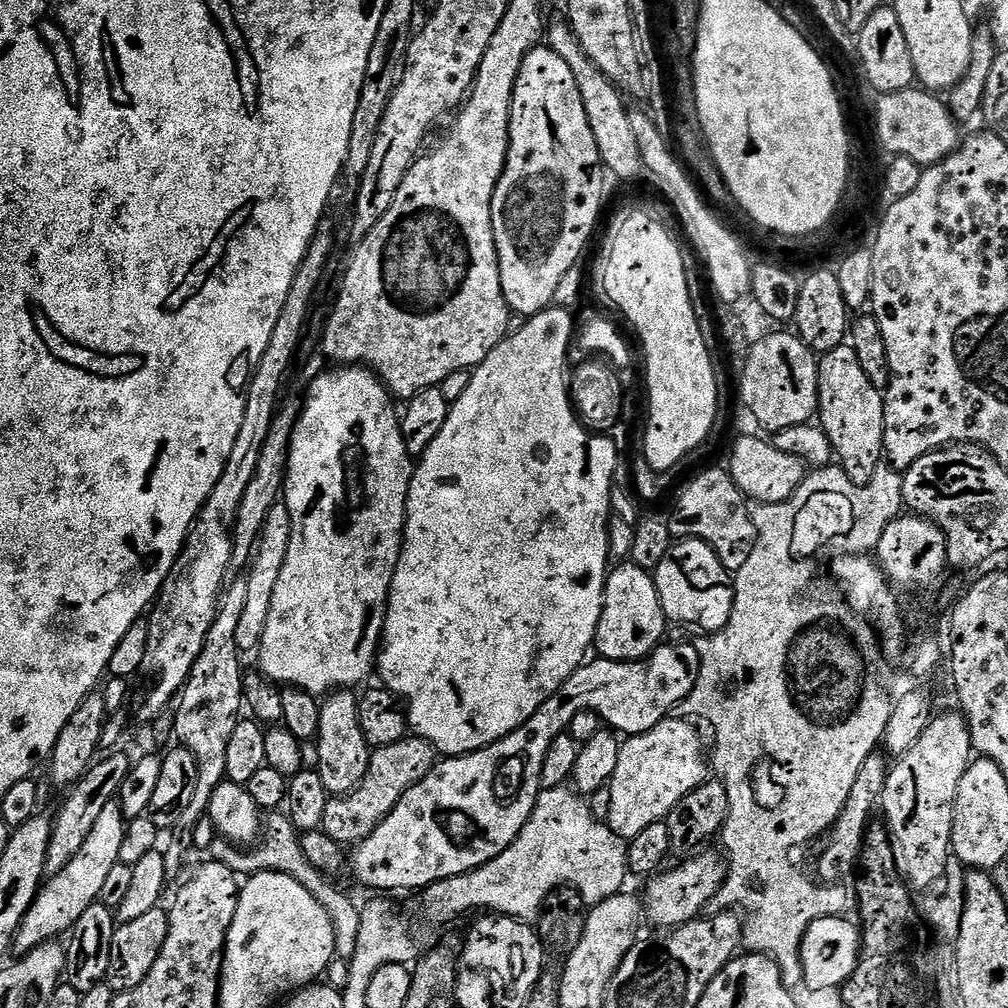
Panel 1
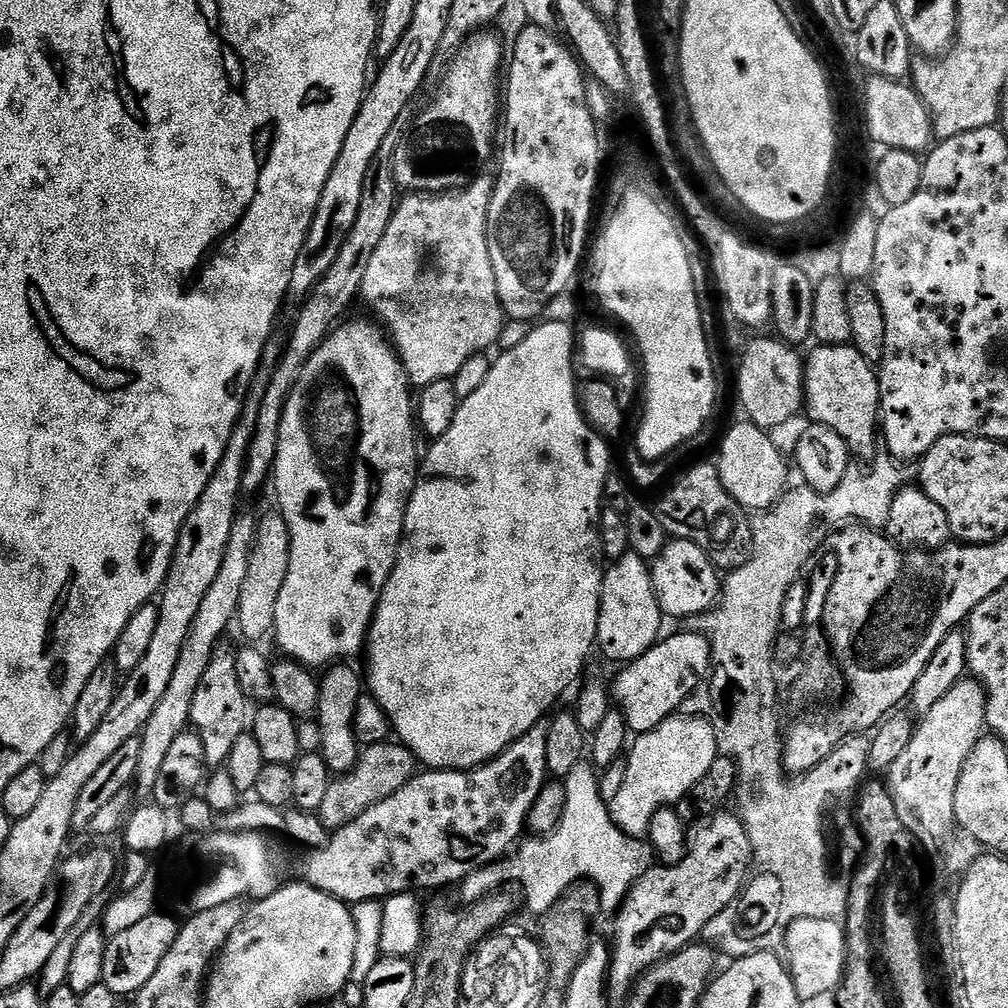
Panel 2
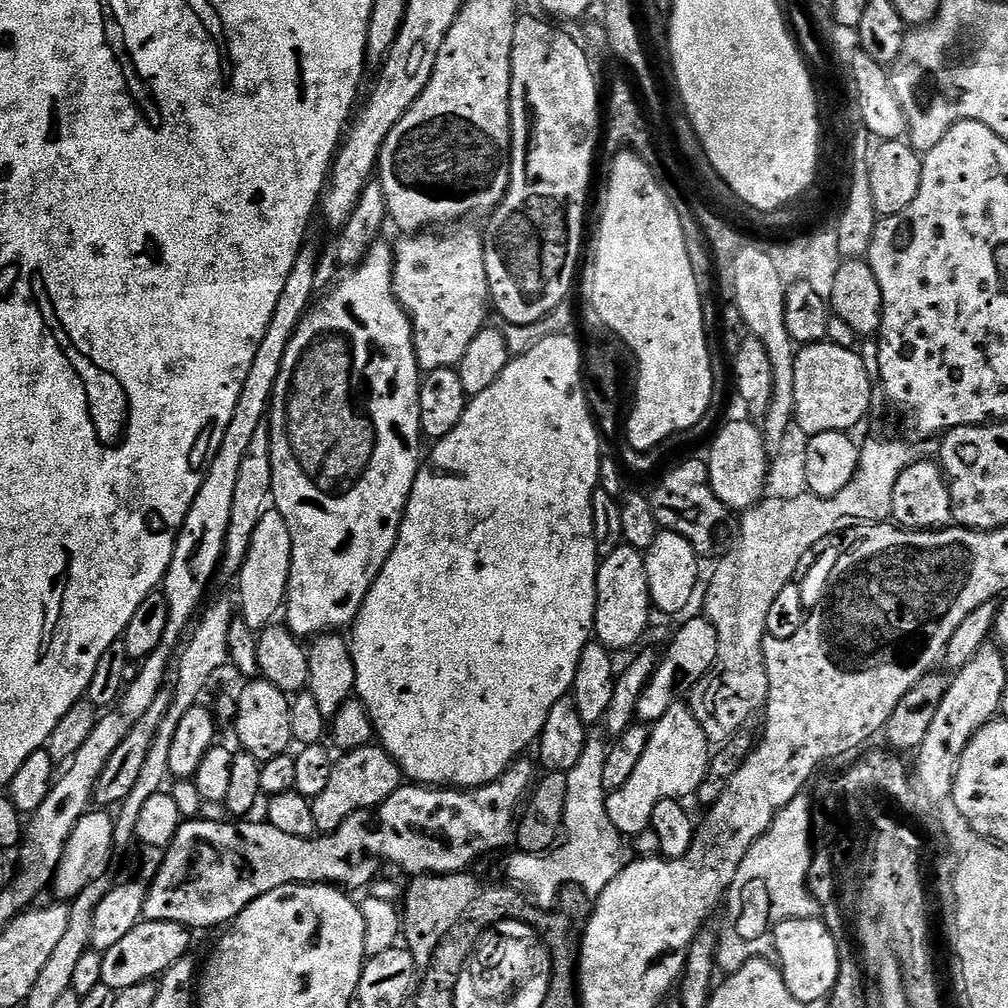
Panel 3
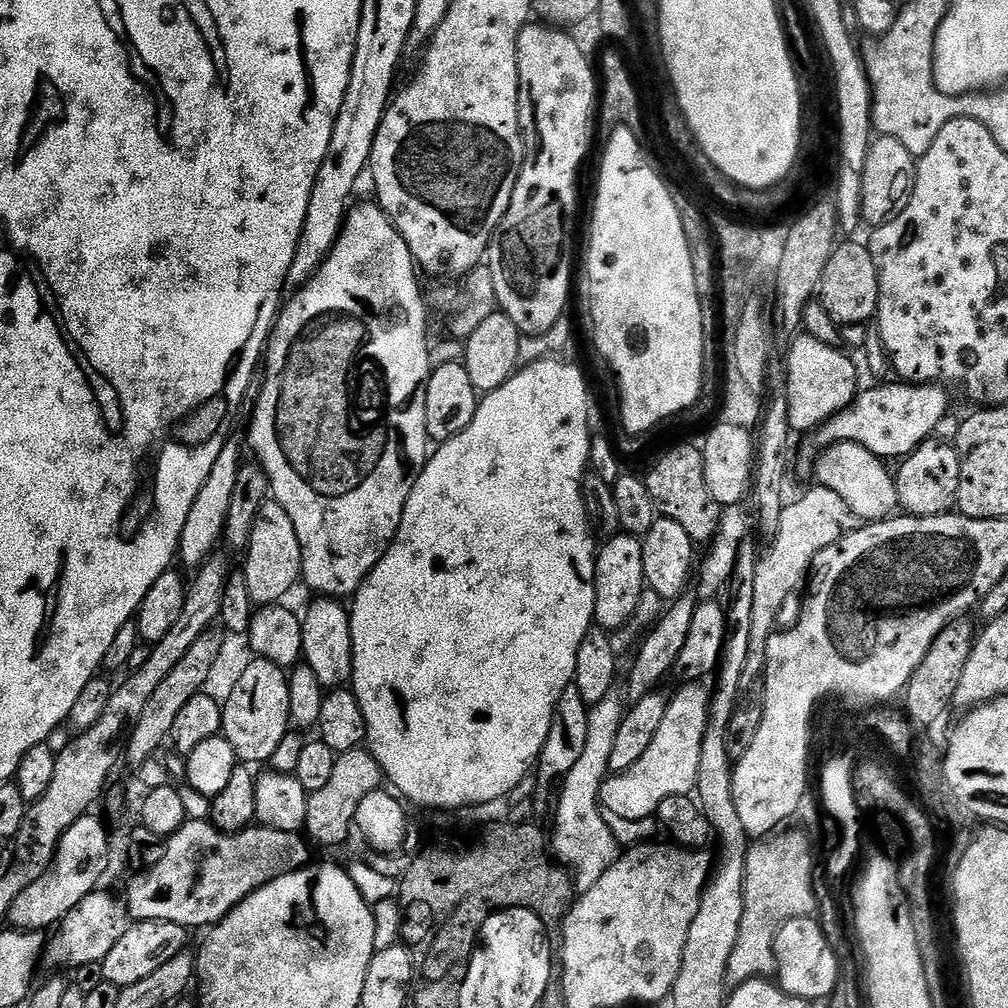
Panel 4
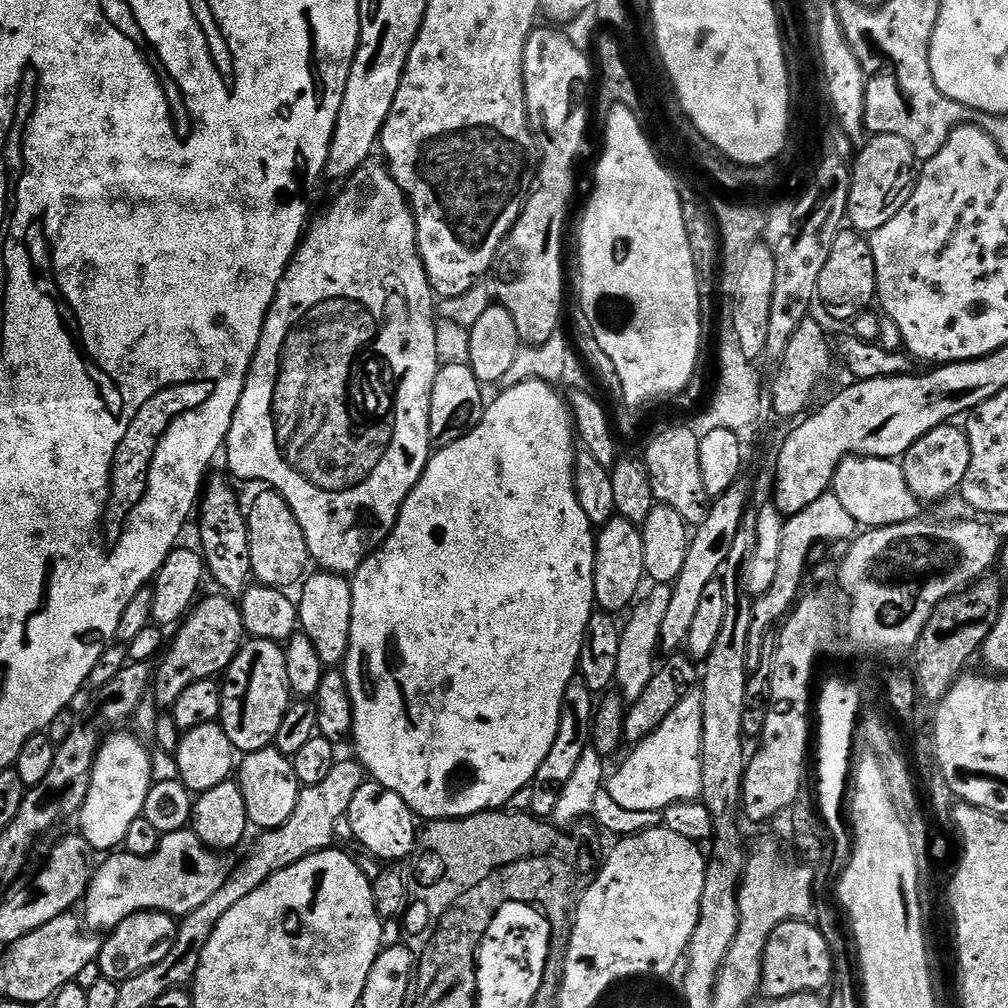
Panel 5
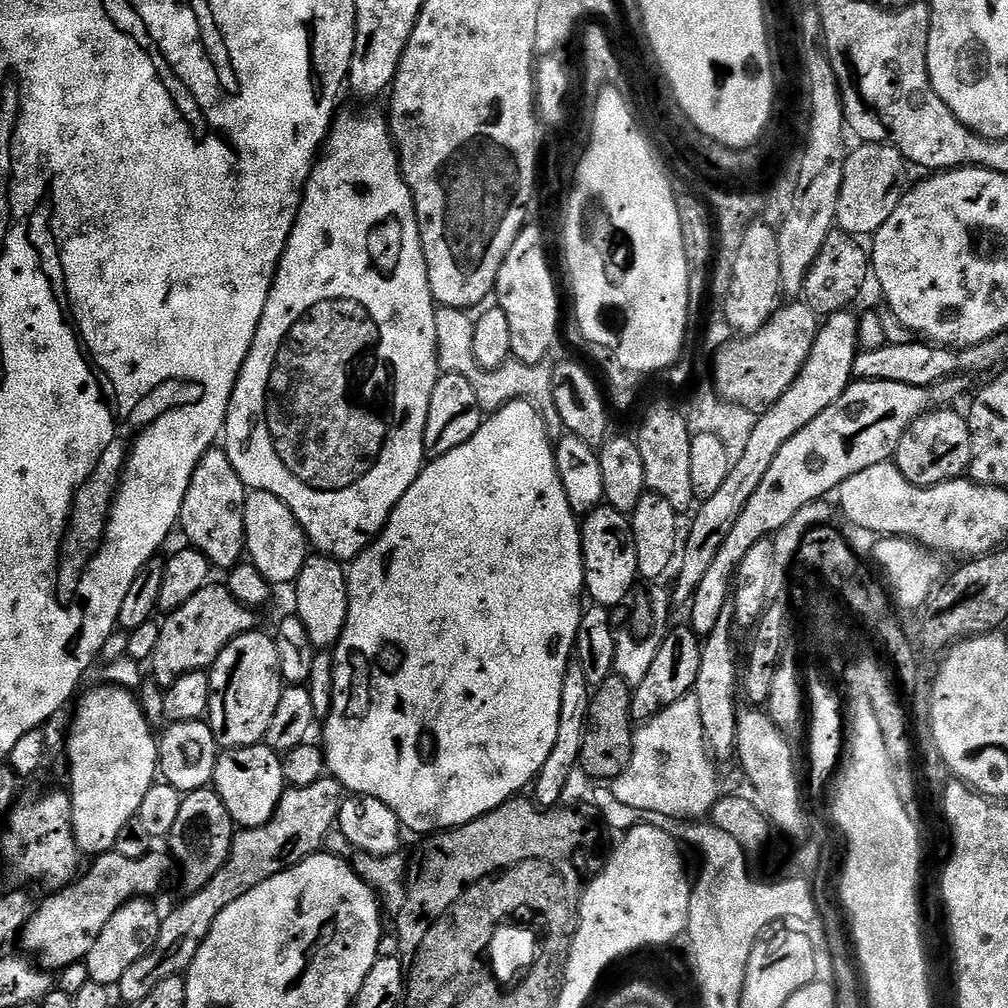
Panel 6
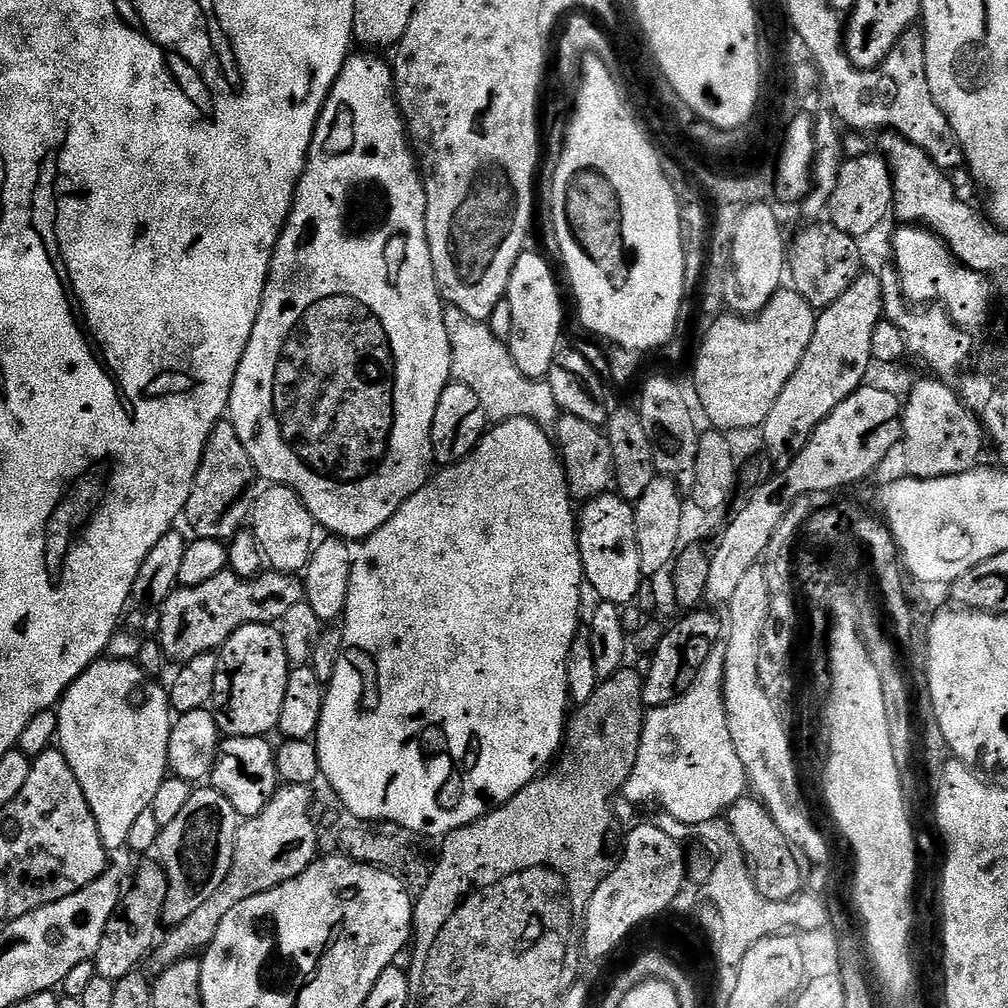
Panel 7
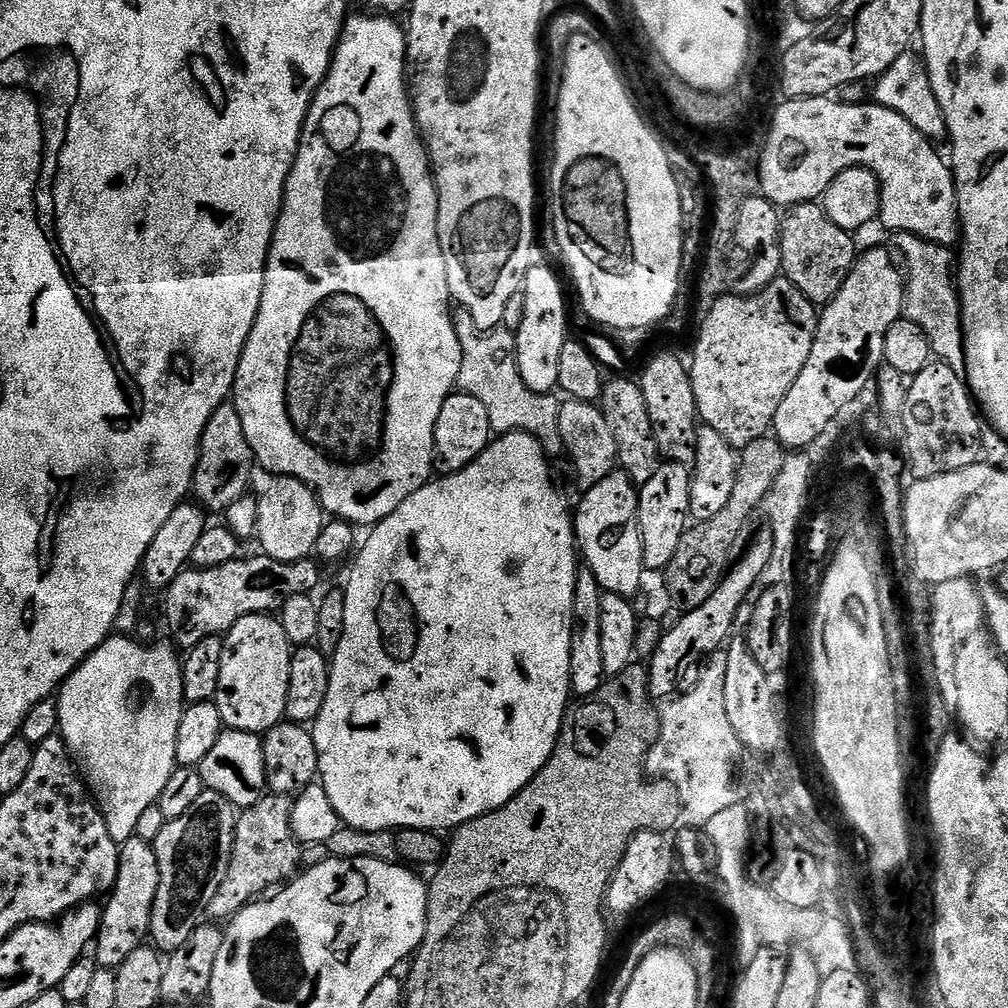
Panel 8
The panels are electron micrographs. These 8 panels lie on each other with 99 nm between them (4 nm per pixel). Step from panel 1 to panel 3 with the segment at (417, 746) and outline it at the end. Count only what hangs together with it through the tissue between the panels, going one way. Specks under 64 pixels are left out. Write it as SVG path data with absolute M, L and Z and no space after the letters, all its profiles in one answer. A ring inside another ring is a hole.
M370 743L364 748L343 753L332 765L330 783L326 785L326 790L312 799L317 833L327 834L338 830L338 826L342 826L350 814L379 808L401 786L402 773L398 762L394 762L392 755L384 748Z

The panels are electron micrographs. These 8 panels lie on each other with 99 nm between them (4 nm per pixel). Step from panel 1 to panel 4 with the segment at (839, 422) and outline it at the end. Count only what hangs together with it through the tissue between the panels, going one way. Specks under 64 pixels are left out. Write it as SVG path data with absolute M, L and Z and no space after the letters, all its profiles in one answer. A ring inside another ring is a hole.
M807 334L797 335L786 355L789 426L796 434L815 433L833 414L849 408L856 399L856 364L847 351L831 348L826 342L818 342L818 338Z

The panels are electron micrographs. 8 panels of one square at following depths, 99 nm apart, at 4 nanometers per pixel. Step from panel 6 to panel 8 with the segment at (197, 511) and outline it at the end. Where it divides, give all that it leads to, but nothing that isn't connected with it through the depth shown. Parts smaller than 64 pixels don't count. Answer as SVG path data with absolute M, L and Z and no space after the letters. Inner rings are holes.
M235 403L220 404L218 410L210 414L210 422L206 422L206 430L200 439L200 453L192 479L195 499L209 513L224 513L249 491L248 479L252 476L252 468L254 469L252 447L250 442L246 442L246 430L242 430L242 418L238 418Z

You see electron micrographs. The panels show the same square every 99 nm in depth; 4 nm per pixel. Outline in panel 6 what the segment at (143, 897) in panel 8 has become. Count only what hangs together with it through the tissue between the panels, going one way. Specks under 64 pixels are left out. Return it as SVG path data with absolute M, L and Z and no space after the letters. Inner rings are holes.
M137 898L128 900L114 914L104 928L104 932L94 942L94 950L86 958L91 974L91 983L94 984L119 984L122 974L134 966L148 952L155 948L160 941L160 926L162 923L162 912L152 905L153 901L148 898Z

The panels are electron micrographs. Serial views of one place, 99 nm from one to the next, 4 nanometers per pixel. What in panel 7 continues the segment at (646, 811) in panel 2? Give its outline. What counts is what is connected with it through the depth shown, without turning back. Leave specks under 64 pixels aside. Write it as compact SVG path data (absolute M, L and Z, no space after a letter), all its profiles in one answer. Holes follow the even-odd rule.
M715 647L710 650L706 662L702 662L688 692L673 700L671 704L653 708L645 715L638 758L634 762L634 770L630 770L630 778L622 789L624 798L637 806L660 804L656 806L678 818L678 821L694 825L723 817L726 809L745 795L750 783L747 770L743 768L733 739L730 738L724 709L723 682L722 652L719 647Z

